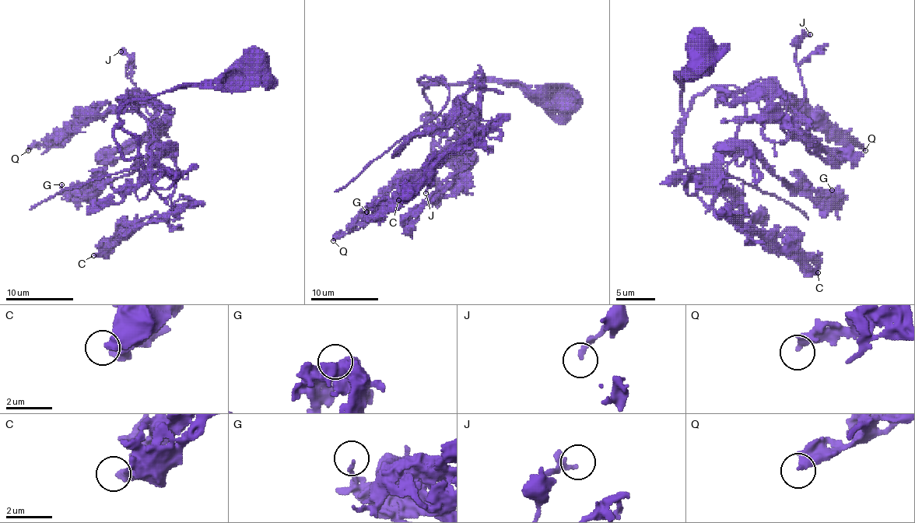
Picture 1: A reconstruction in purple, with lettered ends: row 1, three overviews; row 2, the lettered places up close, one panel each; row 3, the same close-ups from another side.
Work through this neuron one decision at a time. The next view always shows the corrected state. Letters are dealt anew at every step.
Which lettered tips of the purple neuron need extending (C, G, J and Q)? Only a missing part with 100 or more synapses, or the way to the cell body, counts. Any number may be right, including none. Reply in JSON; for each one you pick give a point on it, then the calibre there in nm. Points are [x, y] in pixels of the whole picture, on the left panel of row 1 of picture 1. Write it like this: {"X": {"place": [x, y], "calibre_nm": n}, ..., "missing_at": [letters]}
{"missing_at": []}

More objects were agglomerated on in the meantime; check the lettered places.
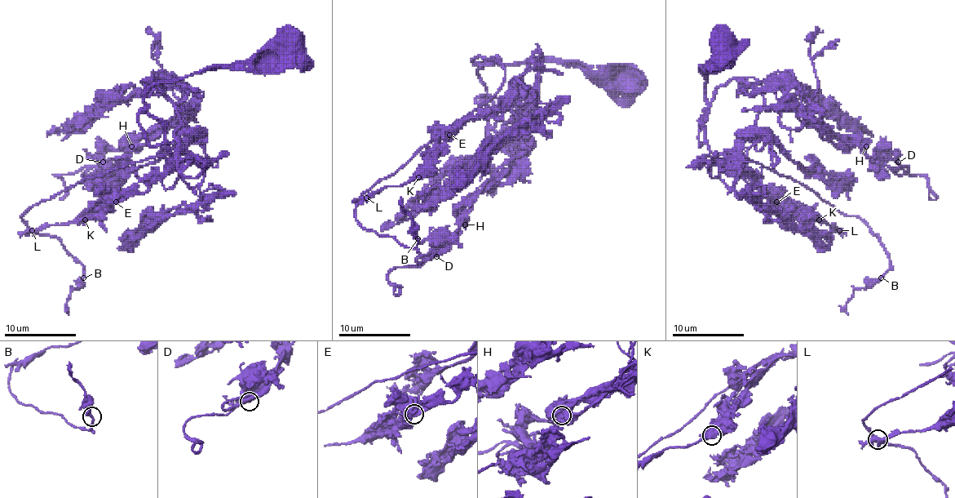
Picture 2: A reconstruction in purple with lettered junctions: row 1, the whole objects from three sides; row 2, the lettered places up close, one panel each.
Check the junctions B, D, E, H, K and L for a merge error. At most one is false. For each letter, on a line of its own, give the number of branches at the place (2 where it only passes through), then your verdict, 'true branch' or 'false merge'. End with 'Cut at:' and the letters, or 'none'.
B: 2 branches meet; true branch
D: 3 branches meet; true branch
E: 3 branches meet; true branch
H: 3 branches meet; false merge
K: 3 branches meet; true branch
L: 3 branches meet; true branch
Cut at: H

